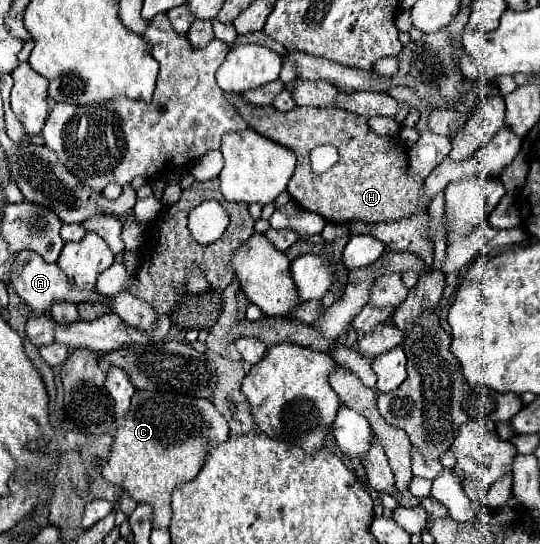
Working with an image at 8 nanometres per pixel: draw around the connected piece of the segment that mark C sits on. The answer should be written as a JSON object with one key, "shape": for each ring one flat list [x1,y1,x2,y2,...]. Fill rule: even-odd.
{"shape":[[136,390,128,415,116,419,118,431,102,477,122,487,134,501,154,509,152,527,170,527,170,497,178,485,192,481,204,465,210,449,228,439,224,415,208,399,175,392]]}

